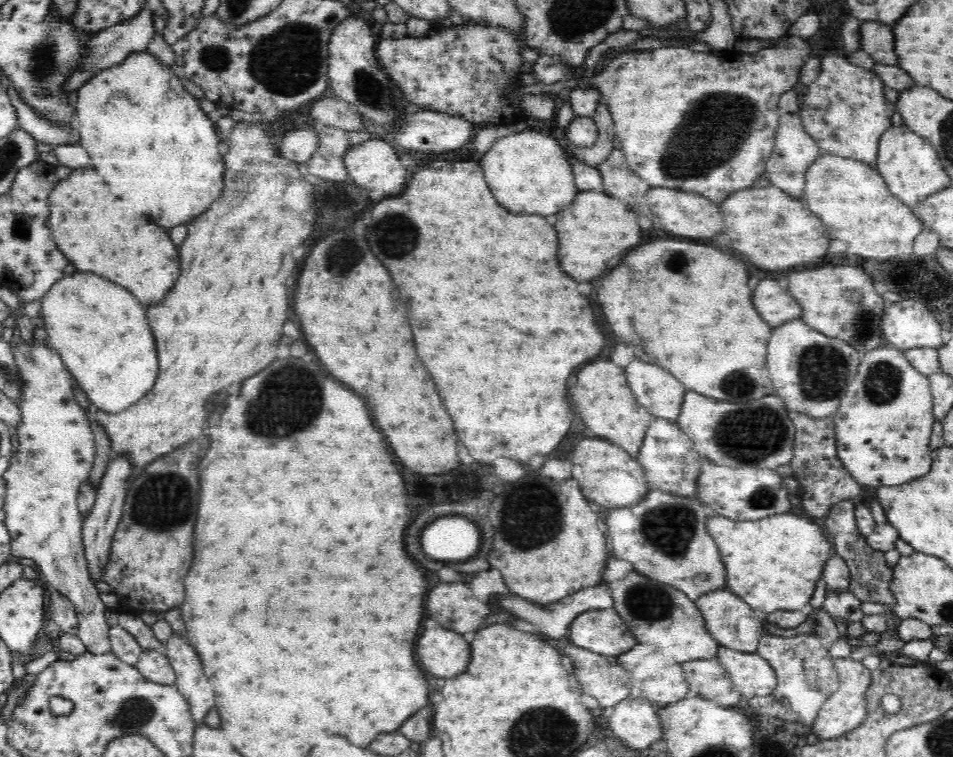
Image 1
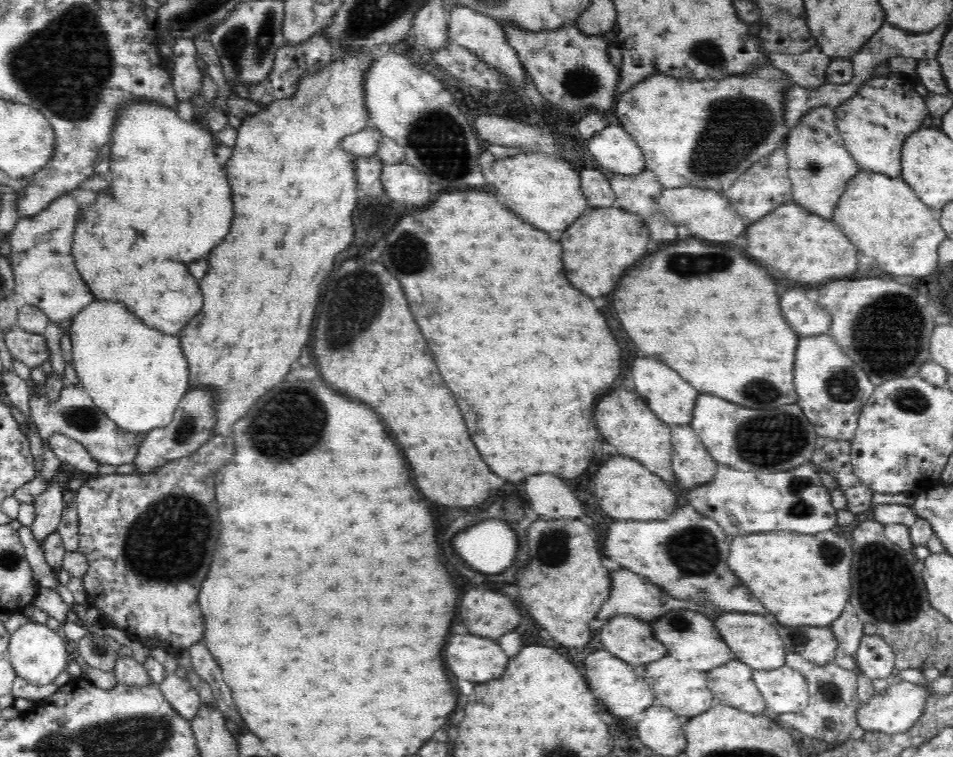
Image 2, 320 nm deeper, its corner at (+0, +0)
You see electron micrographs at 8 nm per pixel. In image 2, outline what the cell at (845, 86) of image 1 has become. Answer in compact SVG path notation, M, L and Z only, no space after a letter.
M890 73L886 77L871 77L849 101L835 108L834 124L839 132L840 139L843 141L844 148L854 159L854 162L858 163L861 171L874 172L889 178L899 178L901 176L899 155L902 153L903 142L912 132L921 129L923 120L929 116L928 105L924 101L924 97L914 89L908 78Z

